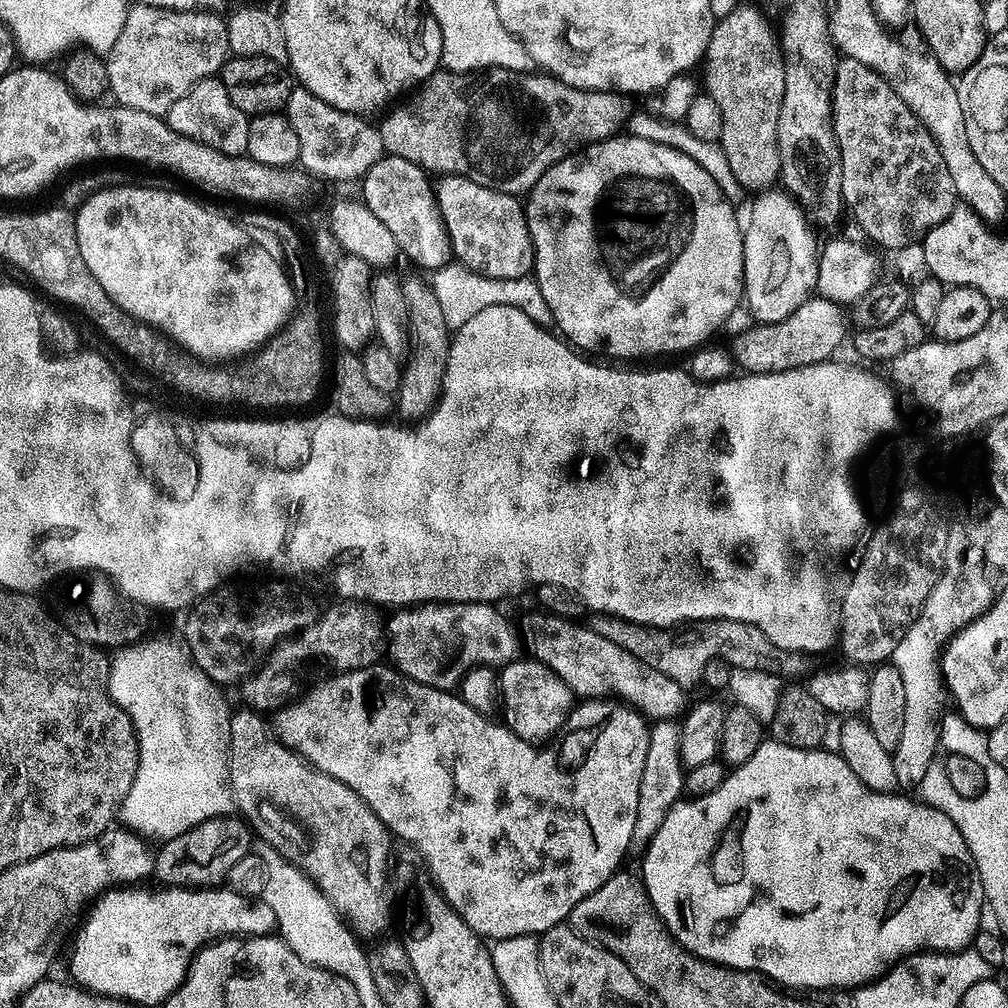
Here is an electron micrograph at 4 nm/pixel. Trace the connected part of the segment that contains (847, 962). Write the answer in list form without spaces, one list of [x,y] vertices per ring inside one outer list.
[[[766,738],[762,746],[758,746],[752,760],[729,771],[718,790],[710,790],[710,794],[705,796],[684,798],[675,804],[666,814],[662,826],[647,841],[645,848],[648,849],[638,869],[656,917],[664,921],[670,935],[687,952],[693,952],[698,958],[709,960],[711,964],[721,964],[723,968],[736,968],[739,972],[761,972],[777,984],[801,990],[855,990],[883,976],[905,956],[917,952],[958,952],[967,949],[981,927],[980,912],[976,908],[983,909],[986,901],[983,892],[968,892],[972,856],[962,834],[958,834],[958,826],[954,826],[954,822],[950,822],[950,818],[946,818],[937,808],[929,808],[915,799],[907,800],[907,795],[869,791],[862,782],[858,782],[854,770],[846,766],[839,751],[824,751],[786,746]]]

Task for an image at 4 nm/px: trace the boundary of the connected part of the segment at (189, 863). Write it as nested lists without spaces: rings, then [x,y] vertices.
[[[235,815],[210,818],[185,833],[178,834],[159,845],[155,855],[155,879],[173,888],[206,888],[216,886],[227,877],[230,866],[253,851],[254,832],[243,819]]]

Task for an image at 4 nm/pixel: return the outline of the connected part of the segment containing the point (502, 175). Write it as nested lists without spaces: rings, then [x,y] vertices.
[[[436,71],[407,99],[397,103],[383,117],[384,121],[379,121],[385,153],[406,158],[406,162],[414,162],[414,166],[429,174],[470,178],[470,182],[478,182],[478,186],[519,197],[531,192],[542,174],[546,174],[546,170],[550,170],[558,161],[565,160],[587,145],[617,135],[634,111],[633,105],[628,105],[629,97],[619,92],[585,92],[571,88],[555,77],[532,75],[501,71],[497,80],[489,84],[472,84],[468,88],[464,81],[467,79],[457,73]]]

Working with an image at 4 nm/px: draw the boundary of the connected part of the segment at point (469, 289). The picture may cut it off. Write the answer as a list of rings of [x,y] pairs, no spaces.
[[[450,262],[431,273],[430,283],[434,294],[438,294],[438,302],[442,305],[442,314],[446,317],[446,326],[450,330],[466,326],[466,322],[470,322],[470,318],[480,316],[482,310],[486,310],[486,306],[514,306],[522,310],[522,314],[529,316],[538,326],[547,329],[553,327],[550,306],[546,306],[546,298],[542,298],[542,290],[538,290],[531,275],[505,280],[486,278],[459,262]]]

